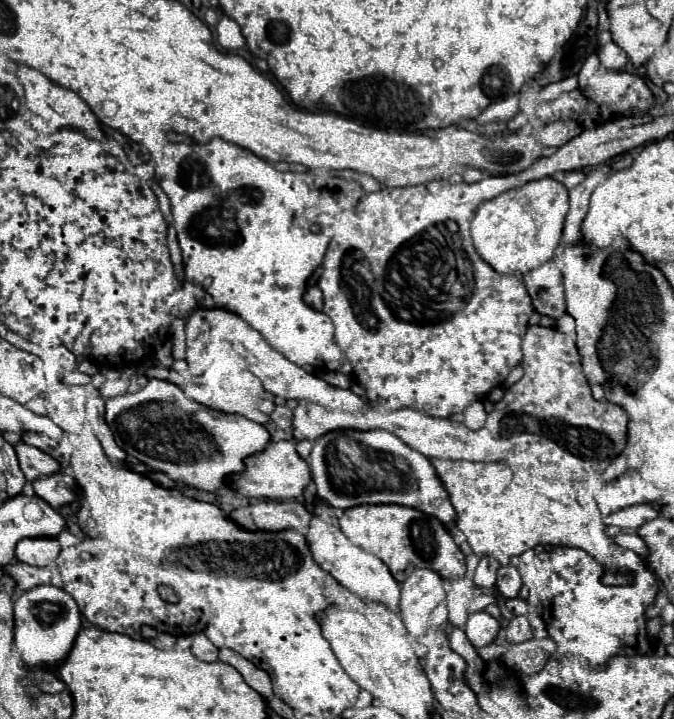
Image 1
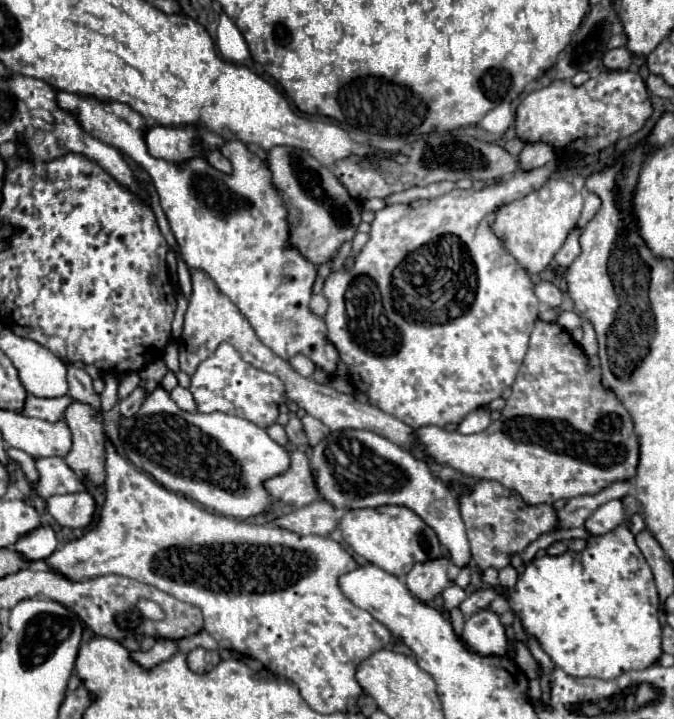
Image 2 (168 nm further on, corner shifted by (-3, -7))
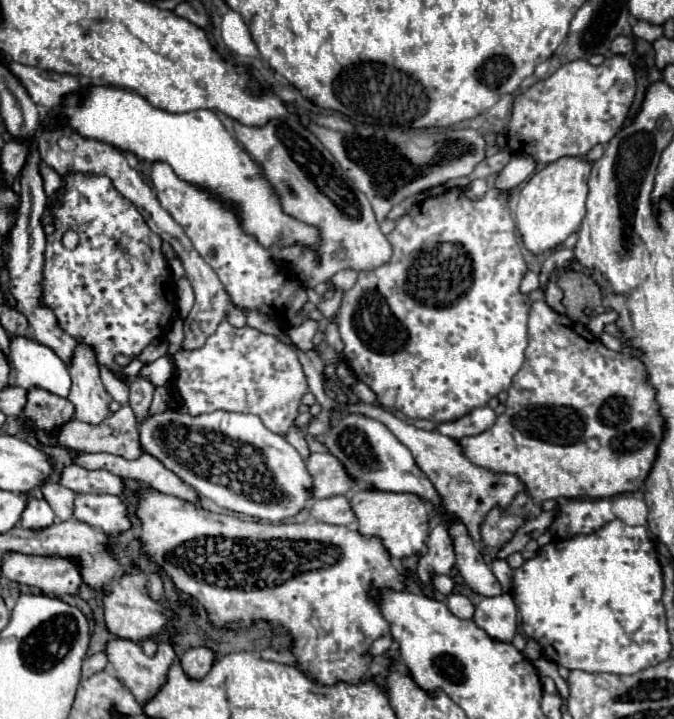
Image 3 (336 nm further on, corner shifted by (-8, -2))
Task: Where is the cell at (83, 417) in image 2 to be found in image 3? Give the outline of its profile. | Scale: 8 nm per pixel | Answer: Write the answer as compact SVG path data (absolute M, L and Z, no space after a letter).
M78 343L70 365L70 377L72 389L68 401L74 405L74 417L88 425L100 425L110 415L110 395L100 381L94 351L88 345Z

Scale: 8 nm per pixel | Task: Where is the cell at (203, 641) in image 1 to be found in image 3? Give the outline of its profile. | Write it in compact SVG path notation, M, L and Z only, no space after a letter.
M192 647L182 655L180 661L188 677L202 679L214 665L214 659L216 659L216 653L210 647Z

